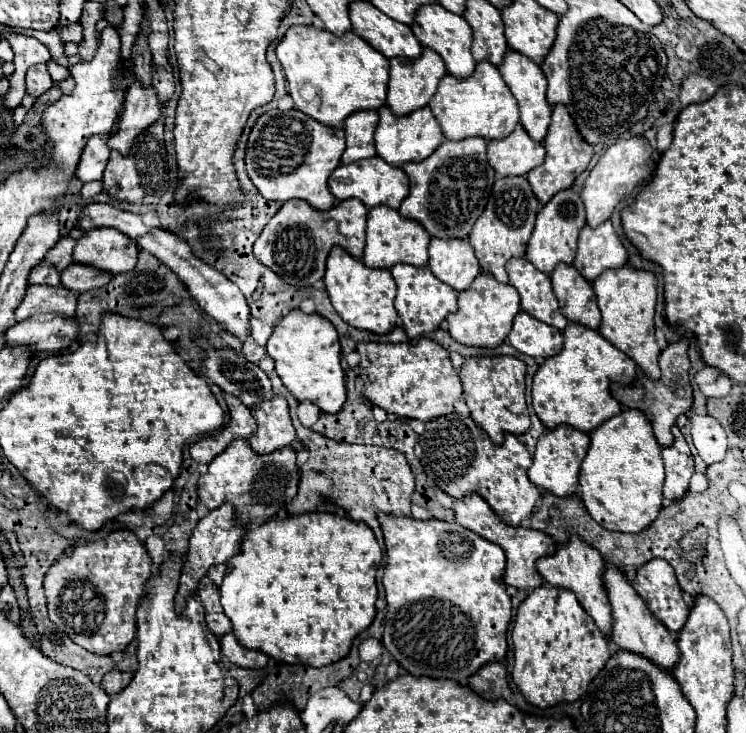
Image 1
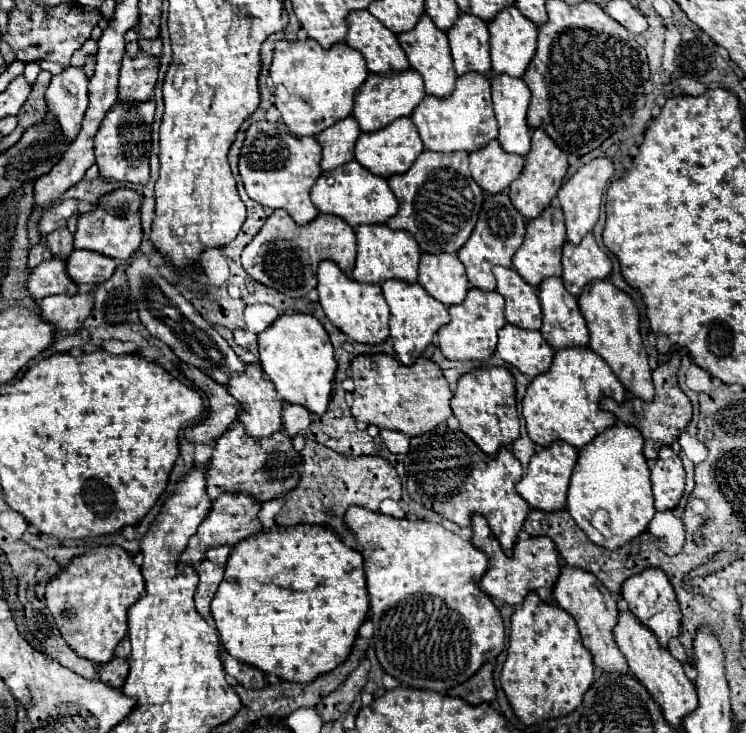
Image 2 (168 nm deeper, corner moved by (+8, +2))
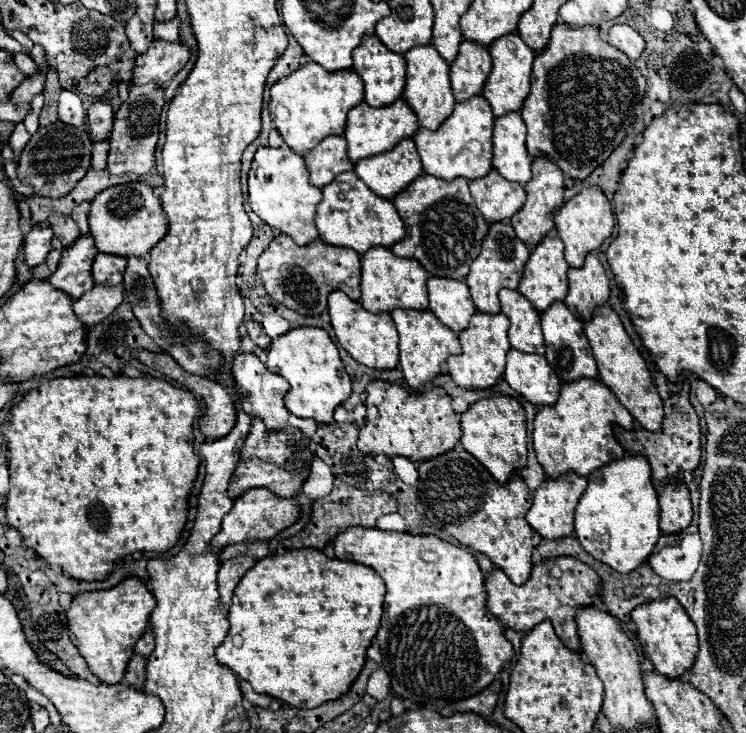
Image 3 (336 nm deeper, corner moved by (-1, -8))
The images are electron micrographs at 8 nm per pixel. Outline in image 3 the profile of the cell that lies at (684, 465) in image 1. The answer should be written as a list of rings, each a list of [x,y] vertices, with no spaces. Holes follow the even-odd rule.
[[[683,482],[667,484],[659,496],[661,506],[661,534],[677,534],[683,532],[691,524],[691,498],[689,490]]]

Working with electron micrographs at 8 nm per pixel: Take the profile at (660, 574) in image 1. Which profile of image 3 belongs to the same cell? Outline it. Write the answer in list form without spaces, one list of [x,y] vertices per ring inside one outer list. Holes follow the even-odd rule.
[[[675,598],[641,604],[637,610],[633,610],[631,620],[637,626],[637,638],[643,648],[643,654],[653,664],[655,672],[673,680],[673,678],[681,678],[687,670],[693,668],[695,656],[699,652],[697,628],[687,616],[687,612],[683,612],[683,608],[677,604]]]

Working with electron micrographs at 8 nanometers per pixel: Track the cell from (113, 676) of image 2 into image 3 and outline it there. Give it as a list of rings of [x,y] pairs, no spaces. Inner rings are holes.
[[[133,654],[129,666],[127,666],[127,674],[125,674],[125,682],[135,686],[135,688],[143,688],[145,684],[145,666],[147,666],[147,658]]]

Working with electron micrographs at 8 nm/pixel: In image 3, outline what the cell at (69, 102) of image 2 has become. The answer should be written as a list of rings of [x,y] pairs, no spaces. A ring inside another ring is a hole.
[[[63,90],[61,98],[59,98],[59,120],[63,120],[65,124],[71,124],[71,126],[83,126],[85,116],[87,114],[85,114],[79,94]]]

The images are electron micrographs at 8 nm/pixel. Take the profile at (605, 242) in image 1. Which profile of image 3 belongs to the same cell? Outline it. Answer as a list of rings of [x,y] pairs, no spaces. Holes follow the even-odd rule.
[[[587,254],[583,268],[569,270],[569,294],[565,306],[581,318],[583,322],[591,320],[591,314],[597,306],[603,306],[609,298],[609,280],[595,254]]]

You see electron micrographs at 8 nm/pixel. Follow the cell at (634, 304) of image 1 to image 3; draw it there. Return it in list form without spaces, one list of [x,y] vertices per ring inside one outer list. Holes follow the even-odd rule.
[[[607,304],[599,306],[599,308],[595,308],[595,316],[589,322],[585,322],[583,330],[585,330],[585,336],[593,350],[593,358],[597,362],[601,382],[607,388],[611,388],[611,392],[631,412],[631,416],[641,424],[641,428],[645,428],[649,432],[659,430],[661,420],[663,420],[663,400],[659,398],[657,388],[651,382],[647,364],[641,358],[639,350],[633,346],[631,338],[627,336],[619,316]]]

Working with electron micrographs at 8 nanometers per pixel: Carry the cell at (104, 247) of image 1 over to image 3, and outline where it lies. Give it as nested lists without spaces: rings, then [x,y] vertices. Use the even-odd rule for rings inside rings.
[[[127,182],[105,188],[95,196],[89,210],[89,228],[99,252],[117,256],[145,256],[167,232],[167,216],[163,214],[161,200],[153,188],[143,182]]]

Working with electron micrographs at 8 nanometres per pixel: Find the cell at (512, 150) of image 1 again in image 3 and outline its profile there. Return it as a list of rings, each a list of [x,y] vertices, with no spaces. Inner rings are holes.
[[[495,170],[483,176],[483,180],[473,180],[469,190],[487,224],[509,220],[525,204],[523,186],[503,180]]]

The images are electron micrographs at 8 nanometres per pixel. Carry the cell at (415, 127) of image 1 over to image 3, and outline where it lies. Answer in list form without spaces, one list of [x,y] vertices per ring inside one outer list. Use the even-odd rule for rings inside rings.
[[[407,138],[393,150],[359,160],[359,164],[355,164],[355,172],[371,192],[385,200],[393,200],[403,188],[407,188],[407,184],[423,174],[423,168],[419,168],[415,142]]]

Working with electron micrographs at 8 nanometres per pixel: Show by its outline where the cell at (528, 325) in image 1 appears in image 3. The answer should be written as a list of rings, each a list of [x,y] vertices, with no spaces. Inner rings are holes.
[[[511,350],[507,354],[505,382],[533,406],[553,406],[559,396],[559,378],[543,356]]]

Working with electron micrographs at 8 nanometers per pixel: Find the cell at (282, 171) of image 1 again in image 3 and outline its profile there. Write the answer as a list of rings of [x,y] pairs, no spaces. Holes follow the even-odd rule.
[[[263,146],[255,152],[249,182],[247,182],[249,206],[251,210],[271,228],[277,228],[281,234],[287,234],[295,244],[305,246],[317,240],[315,228],[315,208],[321,200],[321,190],[311,186],[307,180],[307,168],[303,168],[303,158],[289,152],[287,146],[269,148]]]

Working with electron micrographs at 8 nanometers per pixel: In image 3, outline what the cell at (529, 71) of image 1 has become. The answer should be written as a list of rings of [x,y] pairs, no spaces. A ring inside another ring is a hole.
[[[511,112],[509,116],[501,116],[495,120],[493,130],[493,168],[511,182],[527,184],[531,180],[531,156],[527,156],[525,148],[523,118],[519,112]]]

